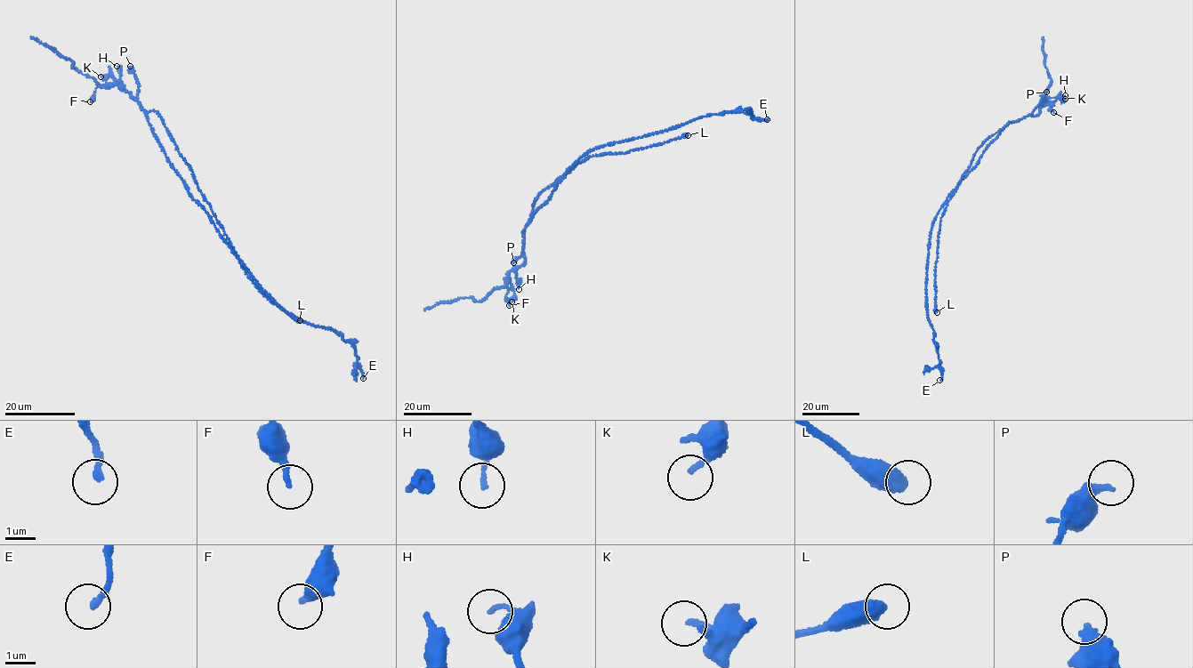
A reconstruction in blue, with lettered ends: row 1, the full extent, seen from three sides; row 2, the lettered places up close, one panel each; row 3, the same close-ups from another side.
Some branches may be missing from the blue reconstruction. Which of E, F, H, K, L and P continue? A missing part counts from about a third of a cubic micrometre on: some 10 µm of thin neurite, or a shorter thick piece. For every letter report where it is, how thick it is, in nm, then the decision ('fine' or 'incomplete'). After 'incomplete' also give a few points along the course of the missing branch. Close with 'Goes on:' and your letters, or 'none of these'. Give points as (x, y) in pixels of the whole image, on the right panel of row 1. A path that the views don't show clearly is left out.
E: (939, 380) | 220 nm | incomplete
F: (1053, 112) | 180 nm | fine
H: (1065, 95) | 120 nm | fine
K: (1065, 99) | 190 nm | incomplete
L: (937, 312) | 500 nm | fine
P: (1046, 92) | 360 nm | fine
Goes on: E, K

